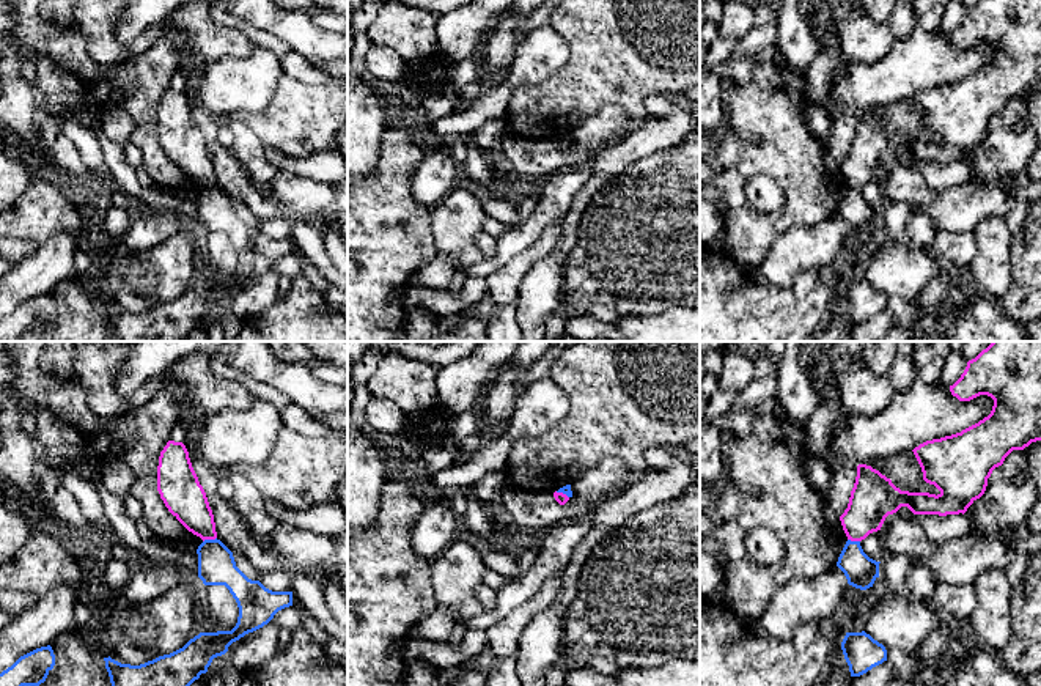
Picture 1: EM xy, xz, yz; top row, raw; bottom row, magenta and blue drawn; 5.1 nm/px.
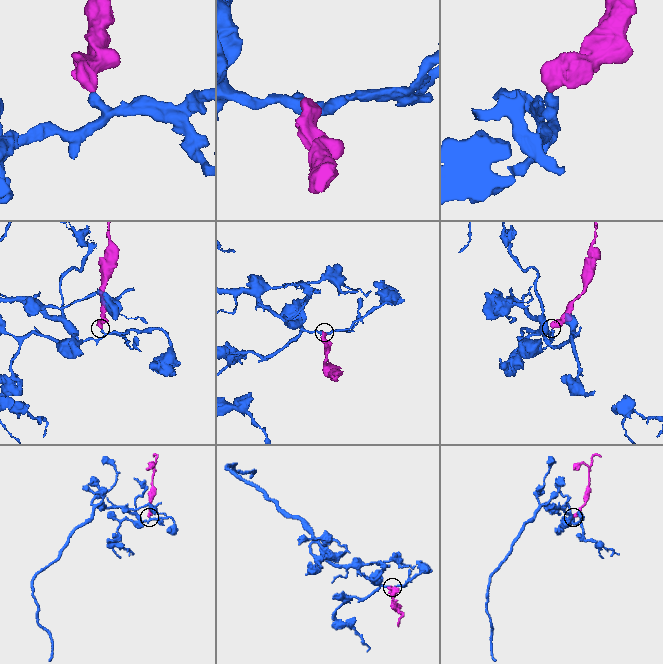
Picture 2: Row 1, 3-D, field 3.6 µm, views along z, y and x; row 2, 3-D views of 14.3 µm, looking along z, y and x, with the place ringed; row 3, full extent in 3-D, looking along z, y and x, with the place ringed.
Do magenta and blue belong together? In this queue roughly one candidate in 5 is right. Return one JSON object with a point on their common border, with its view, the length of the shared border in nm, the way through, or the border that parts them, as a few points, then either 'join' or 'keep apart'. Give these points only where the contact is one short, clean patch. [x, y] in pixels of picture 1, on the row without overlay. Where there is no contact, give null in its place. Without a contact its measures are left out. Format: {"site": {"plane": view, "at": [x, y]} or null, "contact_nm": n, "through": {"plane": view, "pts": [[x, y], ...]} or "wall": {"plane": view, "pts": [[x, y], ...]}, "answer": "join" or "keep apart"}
{"site": {"plane": "xy", "at": [209, 186]}, "contact_nm": 80, "wall": {"plane": "xy", "pts": [[216, 184], [203, 189]]}, "answer": "keep apart"}

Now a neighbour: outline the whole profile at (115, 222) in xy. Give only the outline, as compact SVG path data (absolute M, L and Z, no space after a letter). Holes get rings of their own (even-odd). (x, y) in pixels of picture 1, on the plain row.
M112 206L101 222L101 236L107 244L120 241L126 230L131 227L132 216L126 208Z

